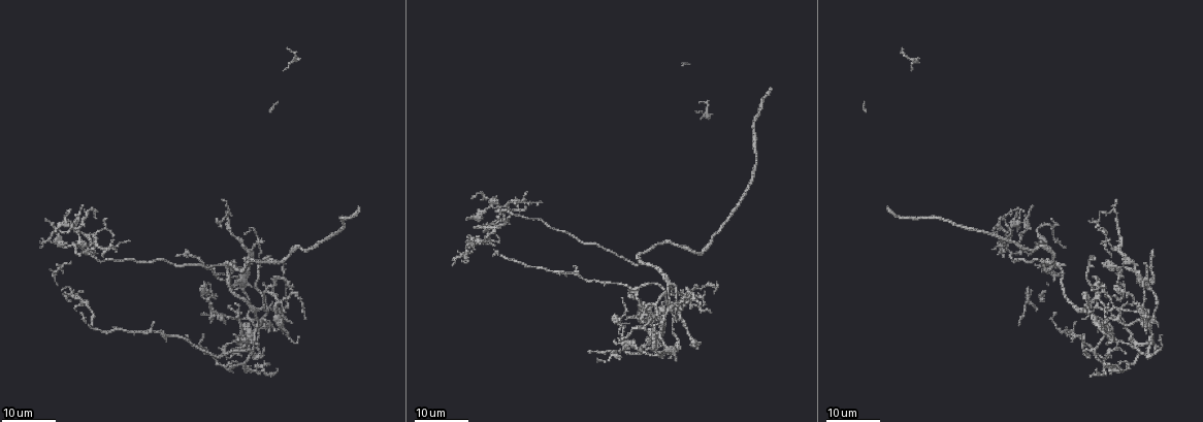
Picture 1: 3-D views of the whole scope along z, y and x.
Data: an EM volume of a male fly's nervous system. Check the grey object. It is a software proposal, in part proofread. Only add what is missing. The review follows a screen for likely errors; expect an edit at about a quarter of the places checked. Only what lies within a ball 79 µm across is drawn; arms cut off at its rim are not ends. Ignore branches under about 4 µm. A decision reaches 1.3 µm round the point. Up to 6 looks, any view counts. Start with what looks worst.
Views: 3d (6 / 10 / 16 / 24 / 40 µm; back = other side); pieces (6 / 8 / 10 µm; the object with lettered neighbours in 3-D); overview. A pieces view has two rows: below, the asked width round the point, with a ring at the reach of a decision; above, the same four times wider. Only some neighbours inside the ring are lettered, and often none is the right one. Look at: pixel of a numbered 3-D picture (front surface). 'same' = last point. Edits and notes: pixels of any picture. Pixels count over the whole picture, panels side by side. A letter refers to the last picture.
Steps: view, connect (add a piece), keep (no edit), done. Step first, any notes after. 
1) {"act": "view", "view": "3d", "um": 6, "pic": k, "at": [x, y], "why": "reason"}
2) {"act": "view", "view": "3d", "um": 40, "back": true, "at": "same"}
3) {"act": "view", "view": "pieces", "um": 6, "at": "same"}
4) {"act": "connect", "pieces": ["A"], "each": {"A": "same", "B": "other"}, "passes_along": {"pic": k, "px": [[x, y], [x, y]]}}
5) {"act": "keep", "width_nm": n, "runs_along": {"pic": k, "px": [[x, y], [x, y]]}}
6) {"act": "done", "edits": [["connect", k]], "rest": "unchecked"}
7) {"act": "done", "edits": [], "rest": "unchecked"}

{"act": "view", "view": "3d", "um": 24, "pic": 1, "at": [291, 320], "why": "tapers out"}

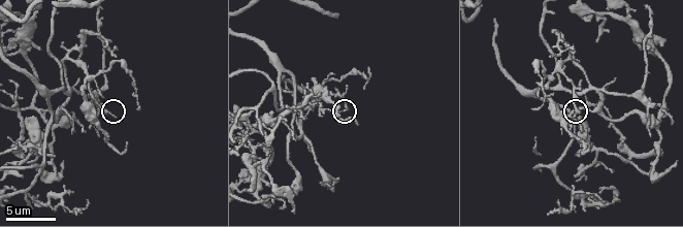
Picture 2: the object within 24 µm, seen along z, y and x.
{"act": "view", "view": "pieces", "um": 8, "pic": 2, "at": [347, 109]}

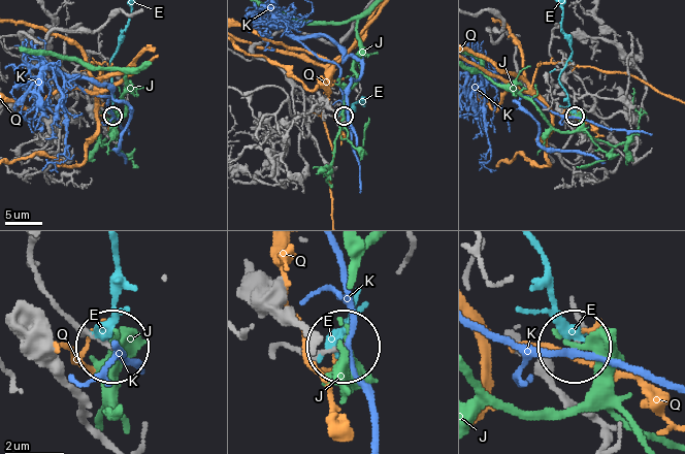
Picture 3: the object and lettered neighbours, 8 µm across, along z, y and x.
{"act": "keep", "each": {"E": "other", "J": "other", "K": "other", "Q": "other"}, "runs_along": {"pic": 3, "px": [[30, 250], [44, 294], [109, 344]]}, "found": "no lettered piece goes on from it"}

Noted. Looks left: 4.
{"act": "view", "view": "3d", "um": 16, "pic": 1, "at": [1115, 284], "why": "branch stops here"}

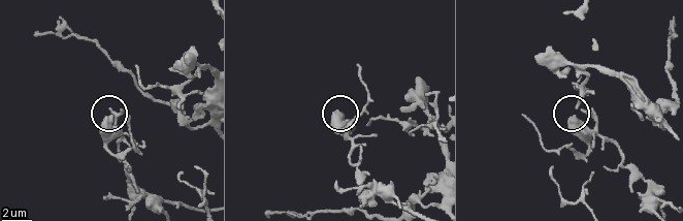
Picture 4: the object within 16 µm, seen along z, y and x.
{"act": "view", "view": "pieces", "um": 8, "pic": 4, "at": [106, 119], "why": "see the neighbours"}

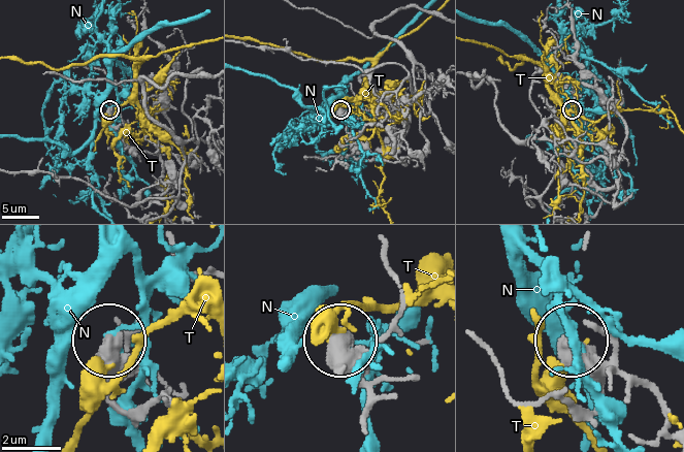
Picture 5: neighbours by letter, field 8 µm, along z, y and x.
{"act": "keep", "width_nm": 560, "each": {"N": "other", "T": "other"}, "found": "none of them fits"}

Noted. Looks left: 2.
{"act": "view", "view": "3d", "um": 24, "pic": 1, "at": [244, 234], "why": "branch stops here"}

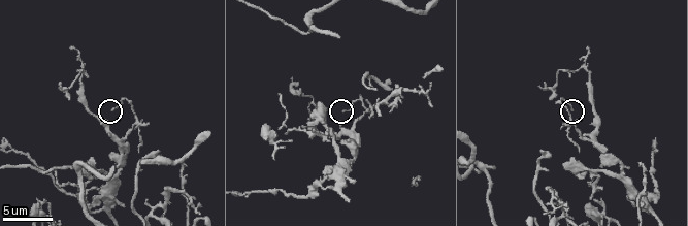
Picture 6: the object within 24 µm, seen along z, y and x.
{"act": "view", "view": "pieces", "um": 10, "pic": 6, "at": [570, 109]}

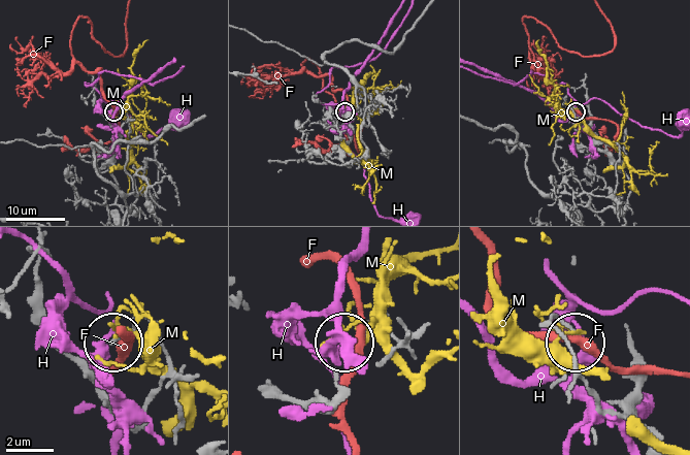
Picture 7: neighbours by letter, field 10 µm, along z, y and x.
{"act": "keep", "each": {"F": "other", "H": "other", "M": "other"}, "found": "none of them fits"}

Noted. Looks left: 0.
{"act": "done", "edits": [], "rest": "unchecked"}

